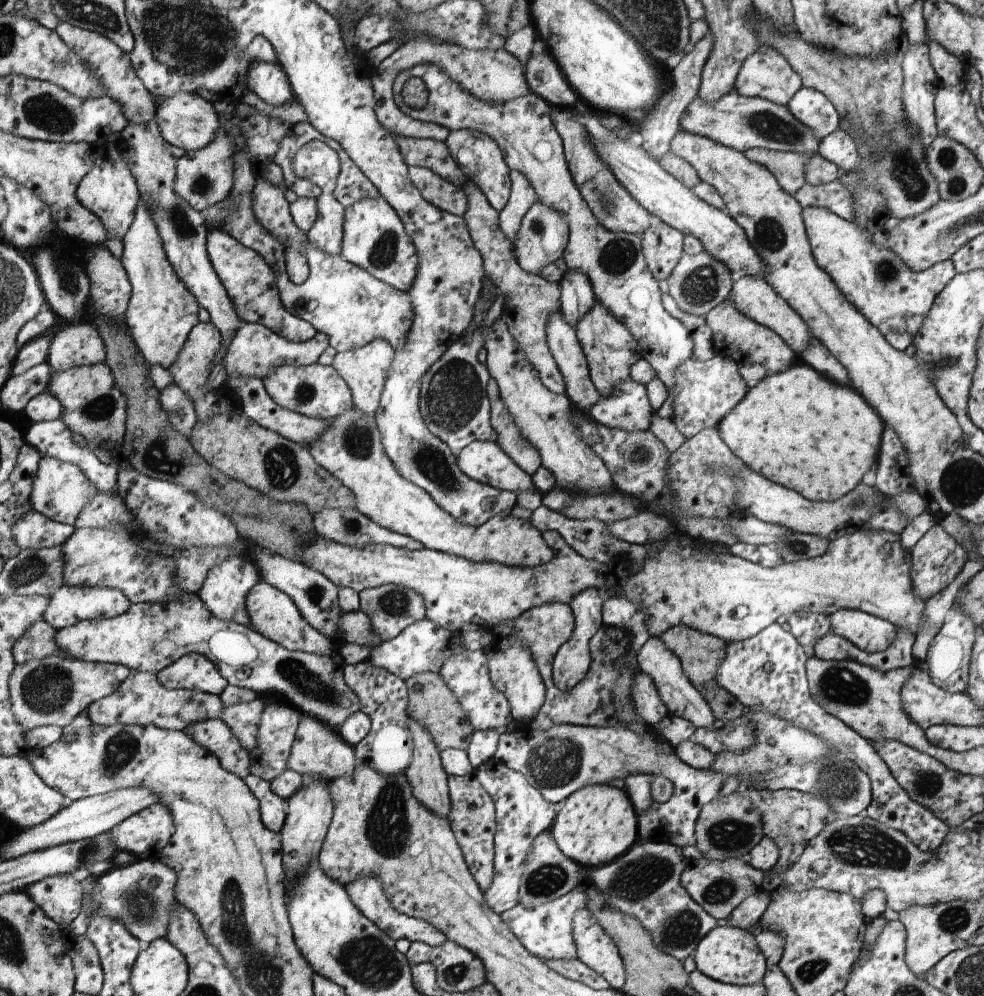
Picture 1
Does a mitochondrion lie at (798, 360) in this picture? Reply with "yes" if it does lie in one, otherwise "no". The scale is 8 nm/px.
no

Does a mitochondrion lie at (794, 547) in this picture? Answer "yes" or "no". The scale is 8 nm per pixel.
yes

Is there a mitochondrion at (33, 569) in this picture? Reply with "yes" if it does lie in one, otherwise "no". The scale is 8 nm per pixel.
yes

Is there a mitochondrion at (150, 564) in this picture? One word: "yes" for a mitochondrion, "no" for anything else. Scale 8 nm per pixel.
yes

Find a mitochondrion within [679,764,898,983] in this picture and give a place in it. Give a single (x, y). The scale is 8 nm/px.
(730, 834)

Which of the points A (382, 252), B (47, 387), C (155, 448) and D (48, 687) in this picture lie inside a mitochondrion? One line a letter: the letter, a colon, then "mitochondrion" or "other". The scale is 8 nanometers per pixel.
A: mitochondrion
B: other
C: mitochondrion
D: mitochondrion

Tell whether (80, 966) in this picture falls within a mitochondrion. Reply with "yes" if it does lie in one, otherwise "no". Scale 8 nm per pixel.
no

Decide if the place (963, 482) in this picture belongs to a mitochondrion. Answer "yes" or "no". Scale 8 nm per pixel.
yes

